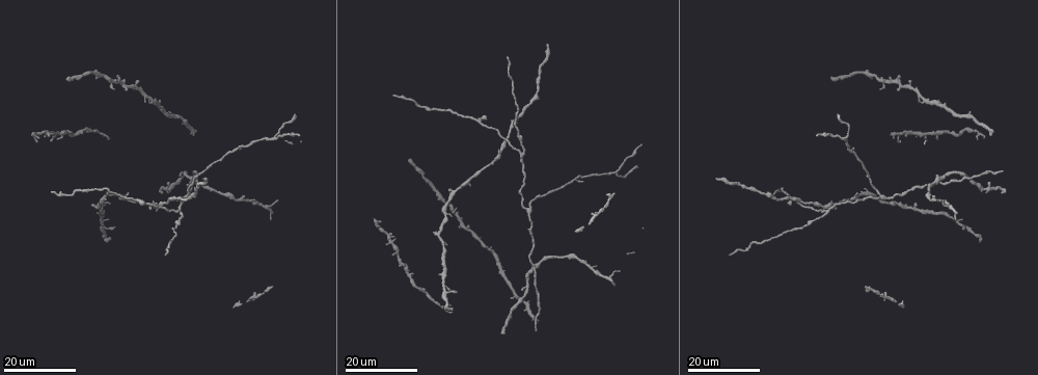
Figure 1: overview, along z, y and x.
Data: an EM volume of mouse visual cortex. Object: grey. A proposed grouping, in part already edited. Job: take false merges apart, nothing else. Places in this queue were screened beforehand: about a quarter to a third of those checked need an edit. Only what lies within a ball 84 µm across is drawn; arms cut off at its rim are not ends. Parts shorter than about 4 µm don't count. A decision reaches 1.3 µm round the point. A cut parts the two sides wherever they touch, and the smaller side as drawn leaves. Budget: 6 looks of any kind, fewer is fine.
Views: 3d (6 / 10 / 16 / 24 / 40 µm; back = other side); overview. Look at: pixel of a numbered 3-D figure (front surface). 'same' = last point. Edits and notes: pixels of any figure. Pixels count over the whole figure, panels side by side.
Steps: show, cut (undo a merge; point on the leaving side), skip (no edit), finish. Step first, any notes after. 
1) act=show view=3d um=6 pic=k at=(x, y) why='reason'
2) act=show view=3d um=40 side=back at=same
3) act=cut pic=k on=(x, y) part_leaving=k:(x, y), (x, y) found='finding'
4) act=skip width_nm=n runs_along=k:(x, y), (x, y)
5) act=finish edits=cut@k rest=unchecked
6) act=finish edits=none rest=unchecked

act=show view=3d um=16 pic=1 at=(518, 137) why='calibre changes'

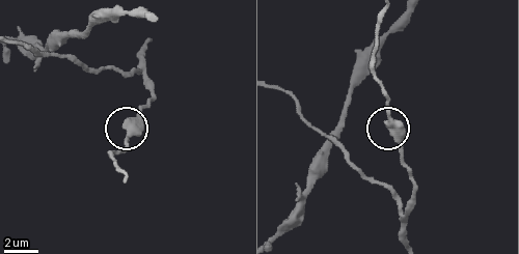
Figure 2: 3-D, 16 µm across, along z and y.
act=show view=3d um=10 pic=2 at=(392, 118) why='zoom in'

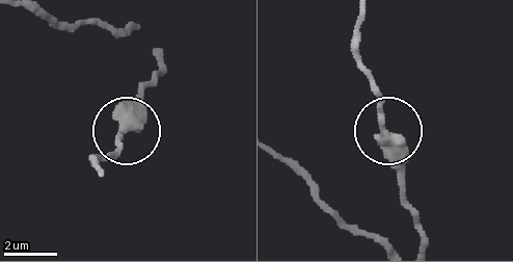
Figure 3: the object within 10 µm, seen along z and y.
act=skip runs_along=3:(161, 57), (161, 70), (141, 93), (138, 118), (109, 155) found='all the same cell'

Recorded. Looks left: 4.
act=show view=3d um=24 pic=1 at=(506, 140) why='side arm on a straight run'

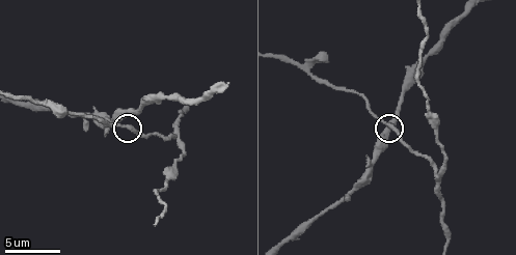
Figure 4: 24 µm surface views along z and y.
act=show view=3d um=6 pic=4 at=(125, 126) why='zoom in'

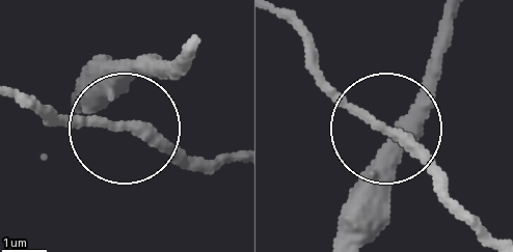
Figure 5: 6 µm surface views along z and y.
act=show view=3d um=6 side=back pic=5 at=(129, 127)

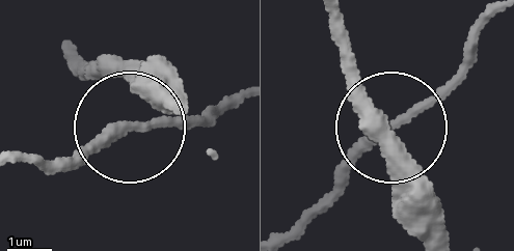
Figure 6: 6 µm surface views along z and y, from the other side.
act=skip arms=3 runs_along=6:(22, 160), (74, 160), (144, 127), (208, 119) found='one cell here'

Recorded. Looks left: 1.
act=finish edits=none rest=unchecked

